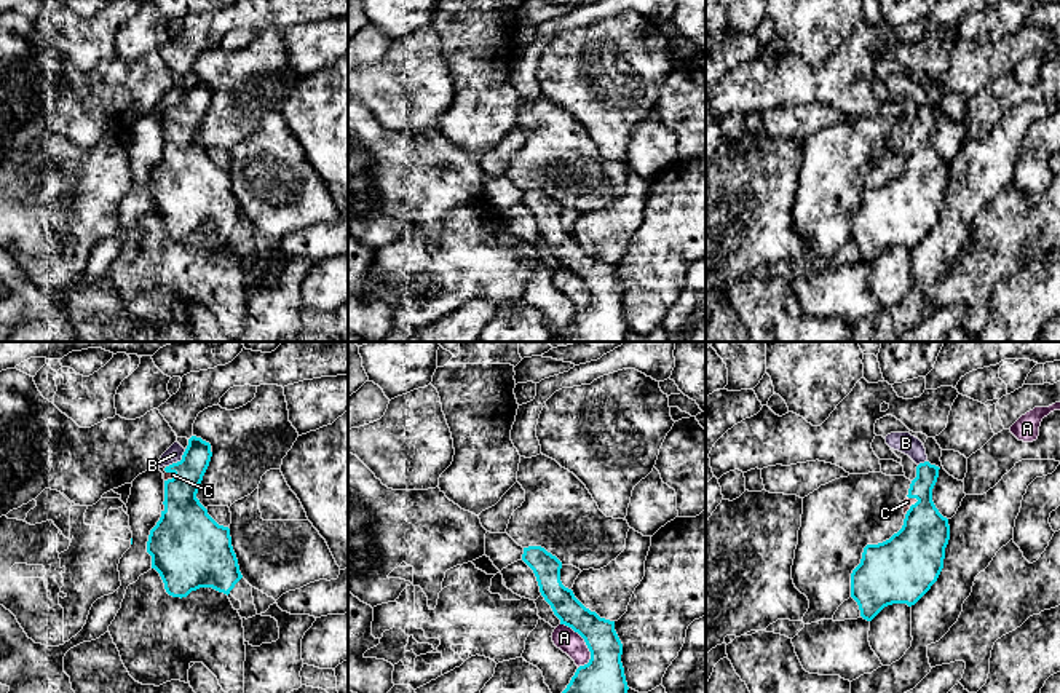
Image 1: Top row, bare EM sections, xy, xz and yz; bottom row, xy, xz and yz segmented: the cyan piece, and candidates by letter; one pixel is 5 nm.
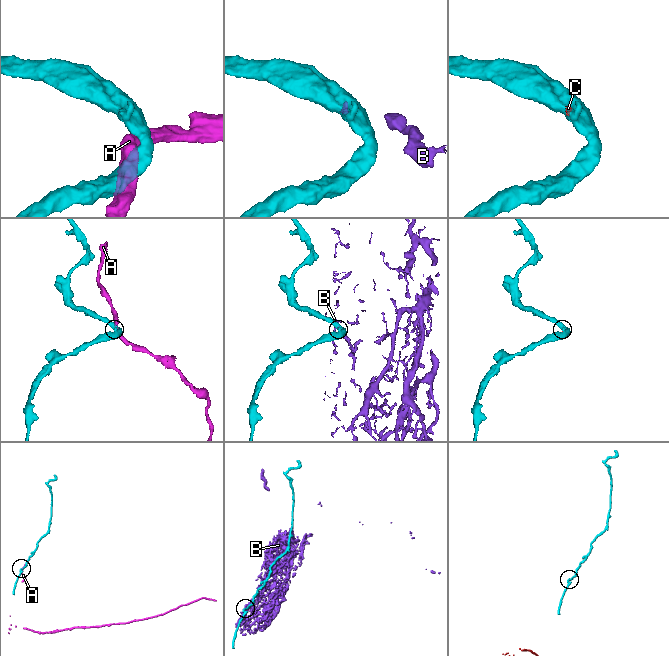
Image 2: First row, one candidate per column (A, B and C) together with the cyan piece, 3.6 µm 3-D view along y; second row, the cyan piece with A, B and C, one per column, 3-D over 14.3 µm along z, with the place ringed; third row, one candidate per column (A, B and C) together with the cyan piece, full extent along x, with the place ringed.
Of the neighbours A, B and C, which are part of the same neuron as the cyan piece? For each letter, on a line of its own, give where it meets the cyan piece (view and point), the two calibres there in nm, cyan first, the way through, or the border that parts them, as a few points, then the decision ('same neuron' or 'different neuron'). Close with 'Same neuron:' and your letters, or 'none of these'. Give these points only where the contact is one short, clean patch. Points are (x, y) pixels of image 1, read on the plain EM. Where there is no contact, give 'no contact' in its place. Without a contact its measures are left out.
A: xz (585, 283) | 280/120 nm | different neuron
B: xy (177, 104) | 190/80 nm | along xy (185, 91), (179, 102), (166, 109) | different neuron
C: yz (910, 149) | 300/50 nm | across yz (913, 198), (910, 149), (907, 144) | same neuron
Same neuron: C

